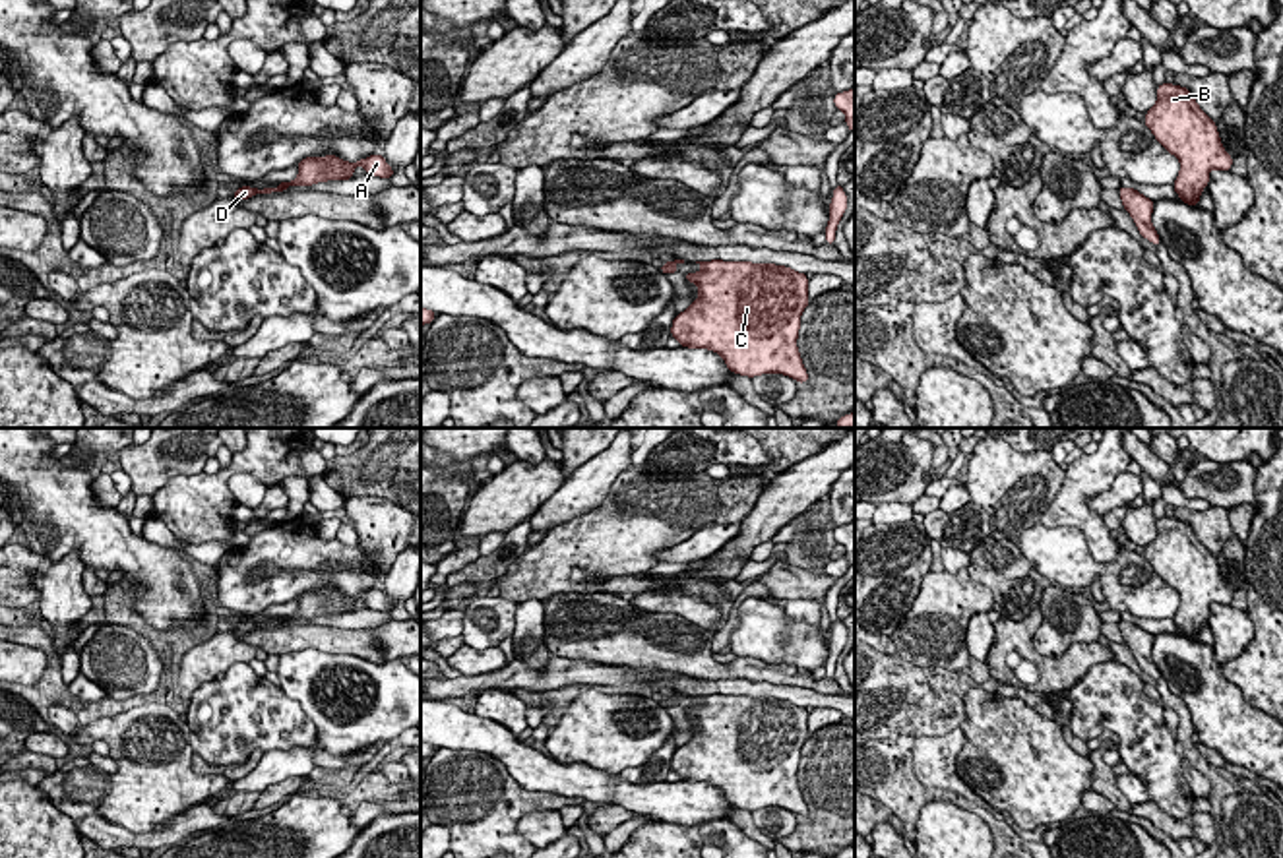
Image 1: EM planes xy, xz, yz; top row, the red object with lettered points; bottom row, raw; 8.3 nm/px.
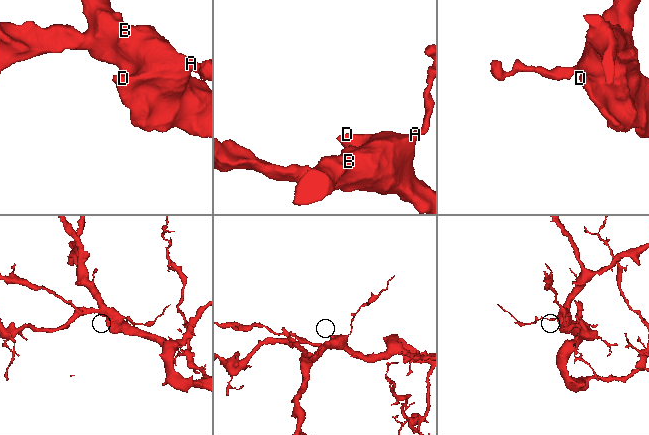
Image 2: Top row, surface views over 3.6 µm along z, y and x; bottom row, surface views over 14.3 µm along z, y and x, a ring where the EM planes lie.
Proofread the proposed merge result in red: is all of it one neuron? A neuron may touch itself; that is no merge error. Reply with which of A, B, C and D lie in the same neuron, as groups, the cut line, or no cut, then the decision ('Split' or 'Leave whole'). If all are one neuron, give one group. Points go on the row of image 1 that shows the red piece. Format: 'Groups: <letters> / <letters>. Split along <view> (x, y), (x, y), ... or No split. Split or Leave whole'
Groups: A B C D. No split. Leave whole

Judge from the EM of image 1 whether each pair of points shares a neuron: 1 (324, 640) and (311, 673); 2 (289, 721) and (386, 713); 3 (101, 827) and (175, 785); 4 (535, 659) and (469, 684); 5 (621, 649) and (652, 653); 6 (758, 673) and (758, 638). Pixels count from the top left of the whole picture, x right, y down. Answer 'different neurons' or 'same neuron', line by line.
1: different neurons
2: different neurons
3: different neurons
4: different neurons
5: same neuron
6: different neurons

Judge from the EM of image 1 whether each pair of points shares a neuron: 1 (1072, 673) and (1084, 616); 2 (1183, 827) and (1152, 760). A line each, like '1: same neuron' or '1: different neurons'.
1: different neurons
2: different neurons

